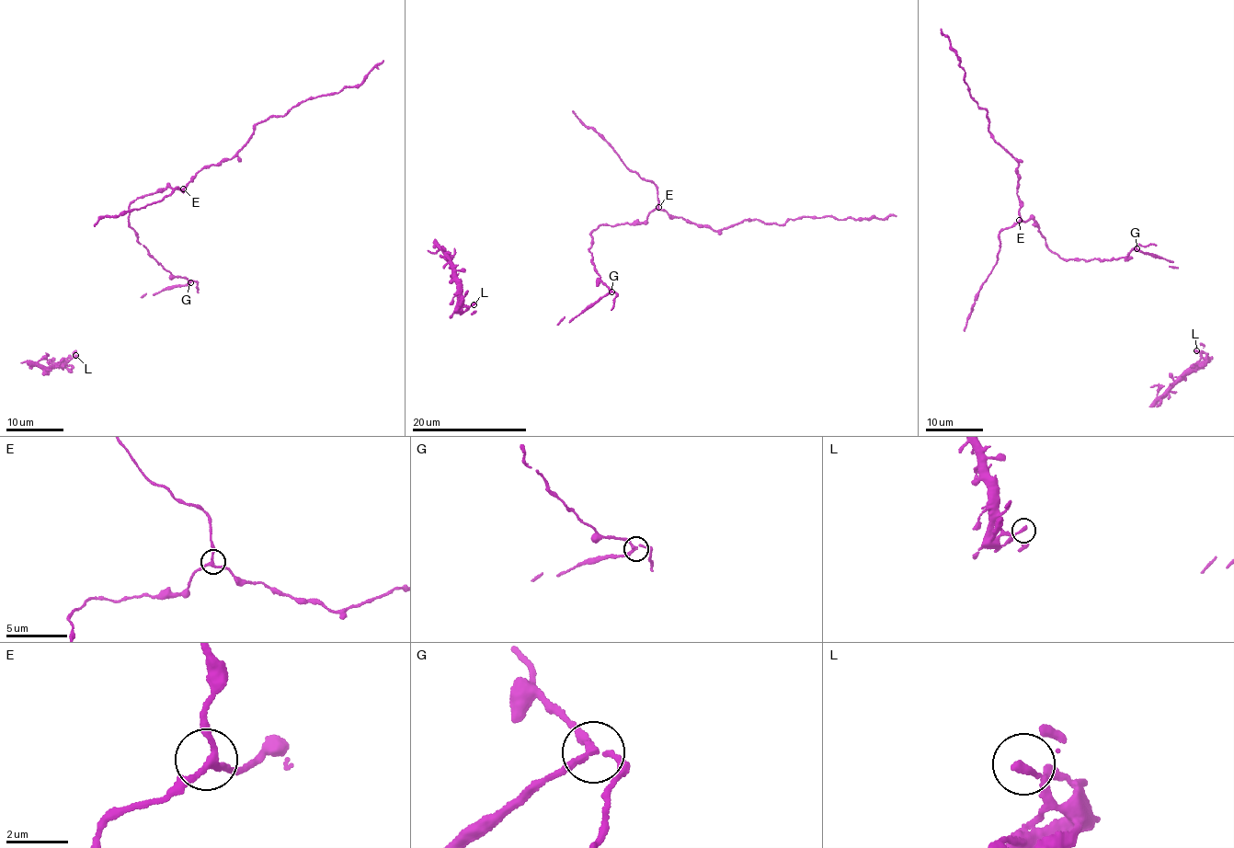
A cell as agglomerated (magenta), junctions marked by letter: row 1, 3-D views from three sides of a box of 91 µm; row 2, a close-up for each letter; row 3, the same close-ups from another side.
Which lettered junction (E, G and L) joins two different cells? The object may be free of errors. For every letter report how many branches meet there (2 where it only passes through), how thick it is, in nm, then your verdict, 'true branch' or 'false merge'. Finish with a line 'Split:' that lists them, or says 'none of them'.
E: 3 branches meet; 200 nm thick; true branch
G: 3 branches meet; 180 nm thick; false merge
L: 2 branches meet; 190 nm thick; true branch
Split: G

